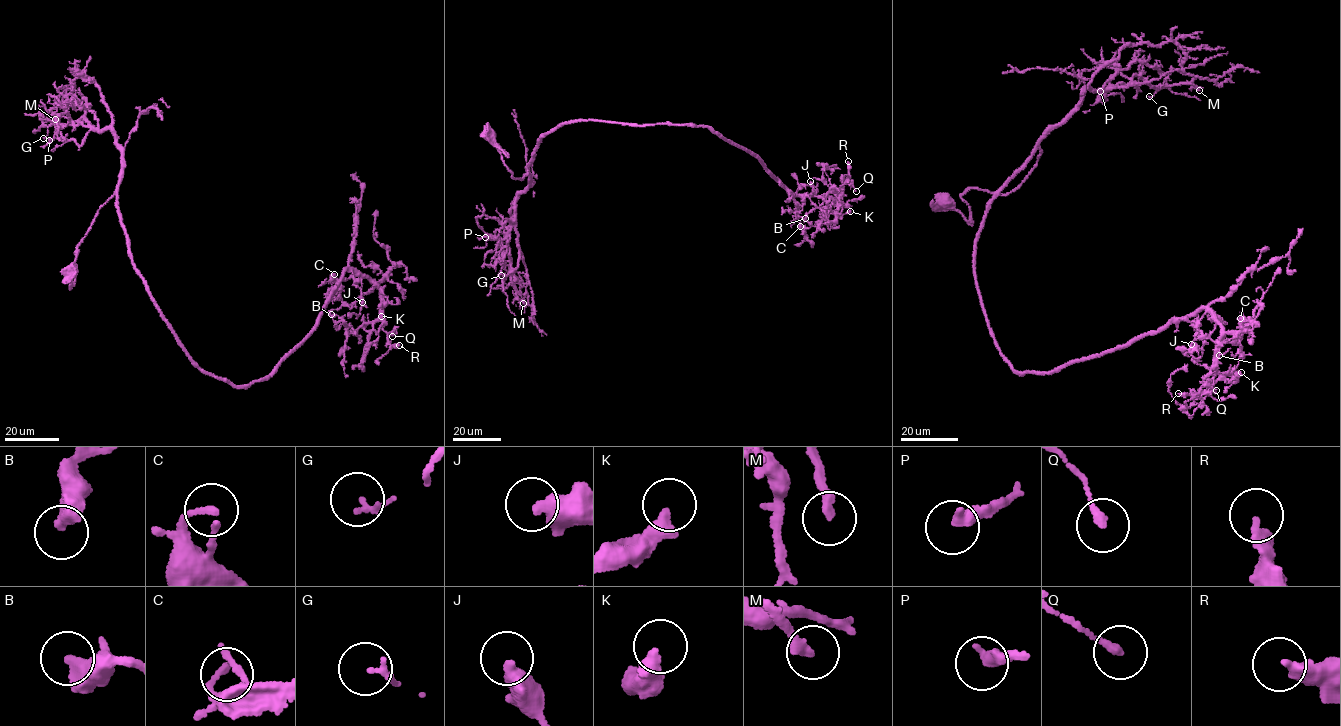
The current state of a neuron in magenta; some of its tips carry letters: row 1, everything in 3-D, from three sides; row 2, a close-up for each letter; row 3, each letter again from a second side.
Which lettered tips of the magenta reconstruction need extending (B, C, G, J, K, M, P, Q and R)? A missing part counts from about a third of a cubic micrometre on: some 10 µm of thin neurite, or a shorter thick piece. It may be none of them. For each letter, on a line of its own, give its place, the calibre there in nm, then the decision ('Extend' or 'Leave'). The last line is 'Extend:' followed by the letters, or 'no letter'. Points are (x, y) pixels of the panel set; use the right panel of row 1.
B: Place: (1219, 355). Thickness 440 nm. Leave
C: Place: (1240, 318). Thickness 190 nm. Leave
G: Place: (1149, 96). Thickness 150 nm. Leave
J: Place: (1191, 344). Thickness 480 nm. Leave
K: Place: (1241, 372). Thickness 440 nm. Leave
M: Place: (1199, 90). Thickness 280 nm. Extend
P: Place: (1100, 91). Thickness 360 nm. Leave
Q: Place: (1216, 390). Thickness 200 nm. Leave
R: Place: (1178, 393). Thickness 360 nm. Leave
Extend: M

